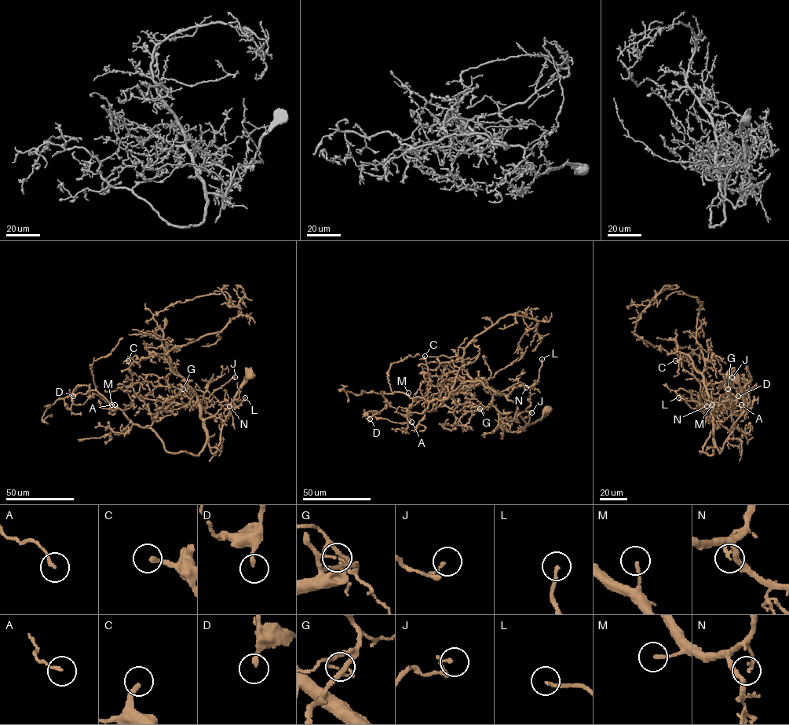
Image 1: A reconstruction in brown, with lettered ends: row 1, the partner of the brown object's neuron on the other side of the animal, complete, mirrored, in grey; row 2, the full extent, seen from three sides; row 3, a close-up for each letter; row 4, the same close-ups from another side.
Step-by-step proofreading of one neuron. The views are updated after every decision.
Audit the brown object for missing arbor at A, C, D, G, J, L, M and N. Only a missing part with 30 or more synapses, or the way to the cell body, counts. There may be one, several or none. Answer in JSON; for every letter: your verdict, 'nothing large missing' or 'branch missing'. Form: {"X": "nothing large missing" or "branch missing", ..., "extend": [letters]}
{"A": "nothing large missing", "C": "branch missing", "D": "nothing large missing", "G": "nothing large missing", "J": "nothing large missing", "L": "branch missing", "M": "nothing large missing", "N": "nothing large missing", "extend": ["C", "L"]}

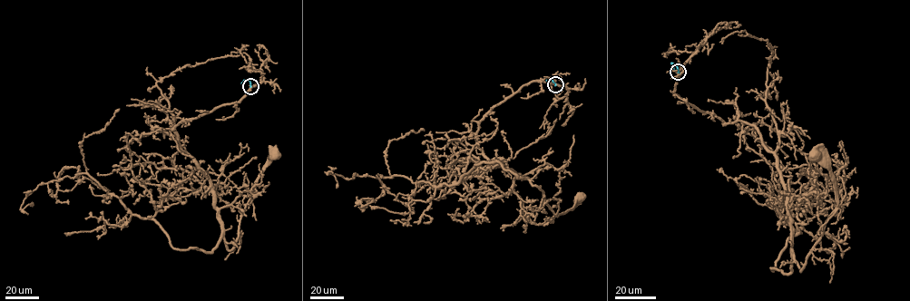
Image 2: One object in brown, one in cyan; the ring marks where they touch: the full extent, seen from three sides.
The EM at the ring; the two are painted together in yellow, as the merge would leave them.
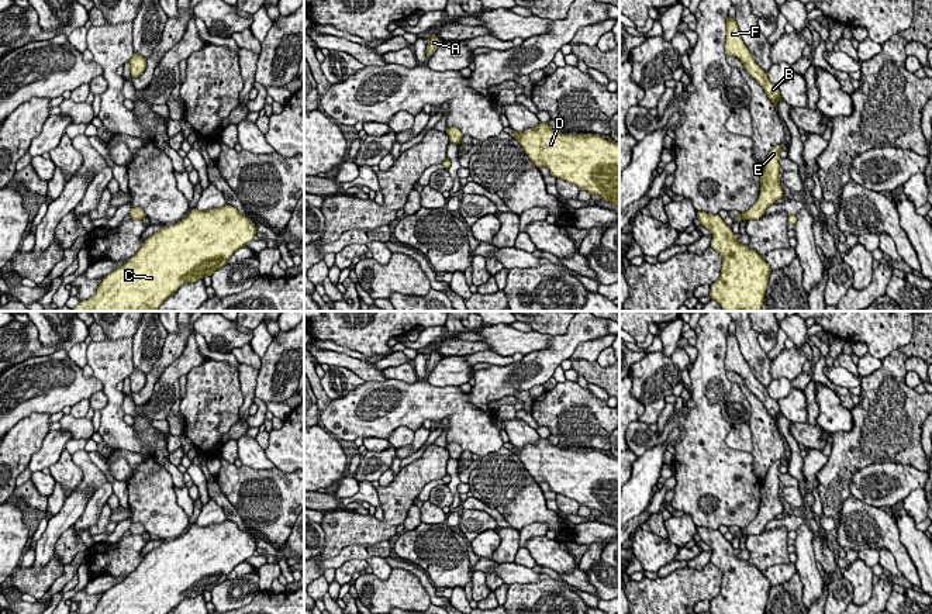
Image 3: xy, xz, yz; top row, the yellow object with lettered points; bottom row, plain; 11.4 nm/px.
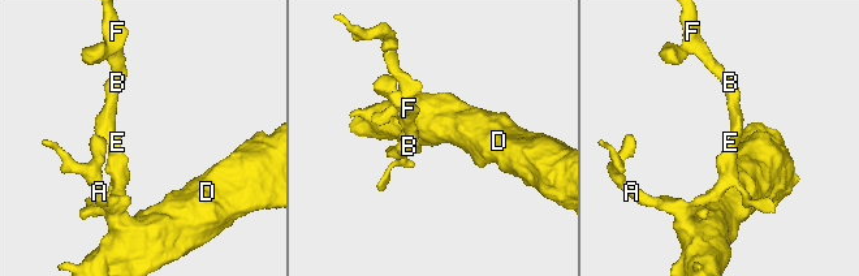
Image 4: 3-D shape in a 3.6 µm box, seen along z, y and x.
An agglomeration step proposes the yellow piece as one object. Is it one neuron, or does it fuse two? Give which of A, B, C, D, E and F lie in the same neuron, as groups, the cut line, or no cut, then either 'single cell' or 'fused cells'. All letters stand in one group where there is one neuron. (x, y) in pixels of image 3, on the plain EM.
A B C D E F; no cut; single cell

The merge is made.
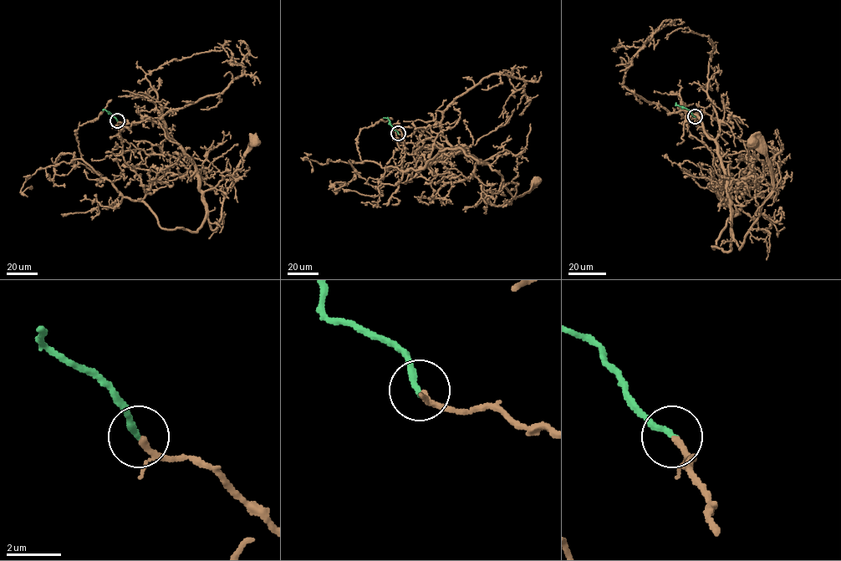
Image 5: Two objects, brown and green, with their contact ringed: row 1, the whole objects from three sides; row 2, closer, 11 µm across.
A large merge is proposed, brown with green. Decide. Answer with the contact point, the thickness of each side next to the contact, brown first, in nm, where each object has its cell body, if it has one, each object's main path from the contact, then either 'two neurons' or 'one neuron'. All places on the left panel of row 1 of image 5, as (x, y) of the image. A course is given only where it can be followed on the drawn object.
place (117, 120); calibres 170 and 240 nm; soma brown (256, 142); soma green none; course brown (117, 120), (127, 127), (151, 117), (161, 120), (194, 165), (212, 230), (236, 167), (254, 142); course green (117, 120), (109, 112), (103, 110); one neuron

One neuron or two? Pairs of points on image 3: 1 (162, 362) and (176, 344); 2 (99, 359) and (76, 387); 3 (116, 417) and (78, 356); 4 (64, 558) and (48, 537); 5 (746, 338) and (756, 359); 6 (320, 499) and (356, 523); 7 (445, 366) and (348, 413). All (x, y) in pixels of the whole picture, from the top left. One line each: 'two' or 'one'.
1: one
2: two
3: two
4: two
5: one
6: two
7: two

